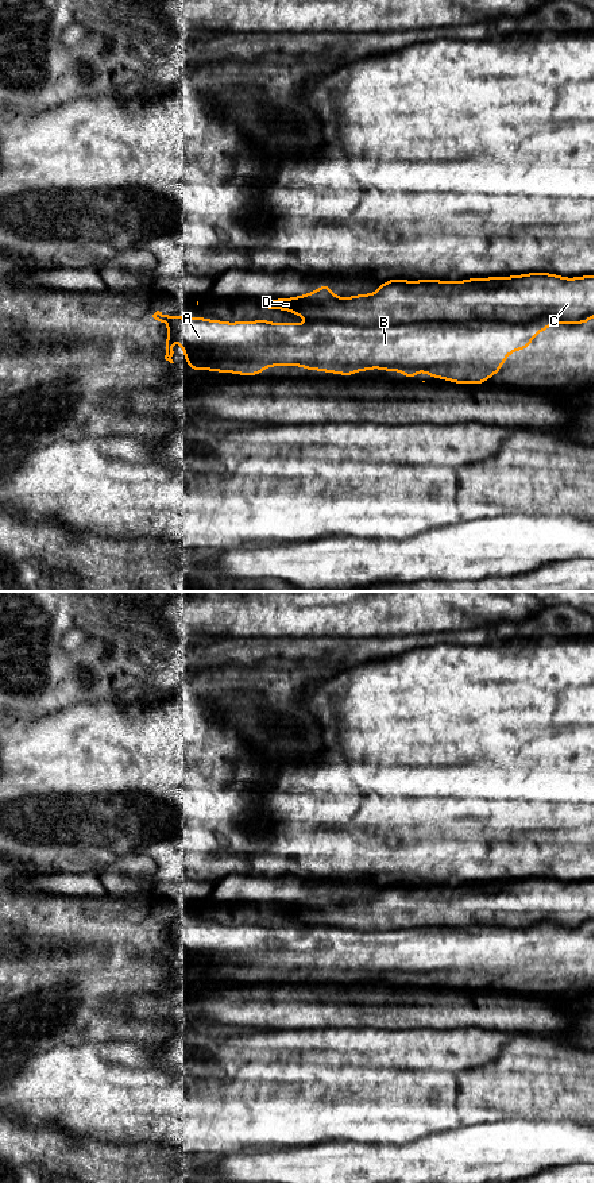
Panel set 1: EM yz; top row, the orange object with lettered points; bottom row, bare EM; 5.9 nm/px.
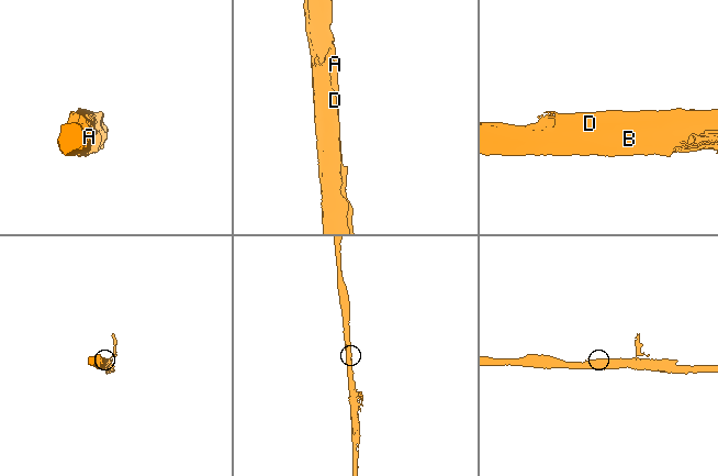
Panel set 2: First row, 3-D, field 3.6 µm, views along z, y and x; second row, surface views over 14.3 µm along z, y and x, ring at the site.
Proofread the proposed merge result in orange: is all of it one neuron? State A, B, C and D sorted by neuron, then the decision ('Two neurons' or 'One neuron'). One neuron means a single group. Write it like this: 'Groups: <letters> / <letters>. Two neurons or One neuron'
Groups: A B D / C. Two neurons

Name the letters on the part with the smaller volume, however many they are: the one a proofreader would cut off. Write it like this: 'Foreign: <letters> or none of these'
Foreign: C

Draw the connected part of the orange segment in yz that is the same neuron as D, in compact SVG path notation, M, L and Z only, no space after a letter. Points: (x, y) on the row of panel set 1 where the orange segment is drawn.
M390 280L371 294L336 297L324 284L316 292L294 298L266 301L266 311L285 309L312 320L312 324L271 321L225 323L205 320L200 315L178 317L157 311L152 317L167 321L167 340L163 346L165 359L174 363L170 347L175 340L183 347L186 363L192 370L256 375L268 366L301 366L352 375L355 371L383 369L403 371L403 378L414 379L417 371L433 378L457 384L484 384L498 374L510 352L526 350L537 332L552 324L567 324L546 316L523 324L502 321L503 308L425 308L418 309L420 281Z

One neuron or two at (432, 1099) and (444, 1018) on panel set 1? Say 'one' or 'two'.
two

